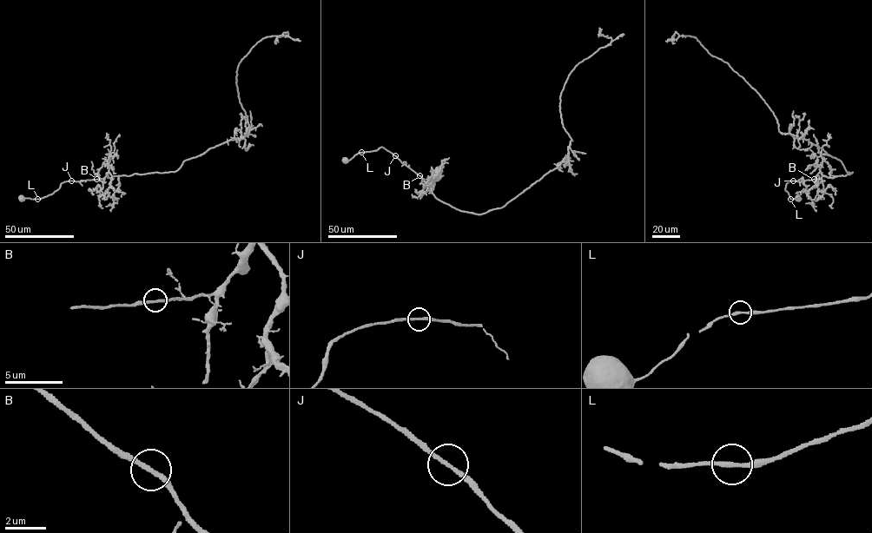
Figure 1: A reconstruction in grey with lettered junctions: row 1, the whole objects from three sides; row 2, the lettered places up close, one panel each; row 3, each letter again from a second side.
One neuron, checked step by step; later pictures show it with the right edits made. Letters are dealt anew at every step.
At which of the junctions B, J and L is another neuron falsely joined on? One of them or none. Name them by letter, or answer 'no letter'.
no letter

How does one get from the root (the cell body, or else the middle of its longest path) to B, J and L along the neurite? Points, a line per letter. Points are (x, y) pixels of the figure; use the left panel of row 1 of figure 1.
B: (22, 199), (40, 199), (51, 194), (65, 181), (96, 179)
J: (22, 199), (40, 199), (52, 194), (62, 182), (71, 180)
L: (22, 199), (37, 199)

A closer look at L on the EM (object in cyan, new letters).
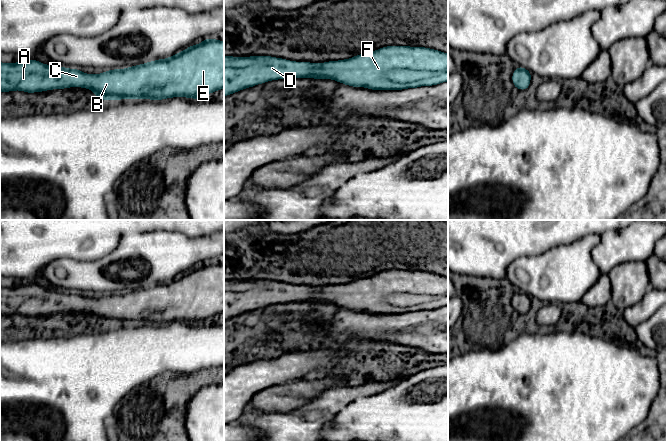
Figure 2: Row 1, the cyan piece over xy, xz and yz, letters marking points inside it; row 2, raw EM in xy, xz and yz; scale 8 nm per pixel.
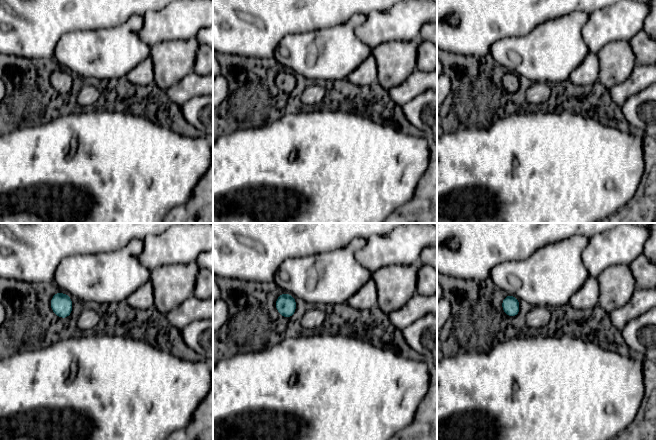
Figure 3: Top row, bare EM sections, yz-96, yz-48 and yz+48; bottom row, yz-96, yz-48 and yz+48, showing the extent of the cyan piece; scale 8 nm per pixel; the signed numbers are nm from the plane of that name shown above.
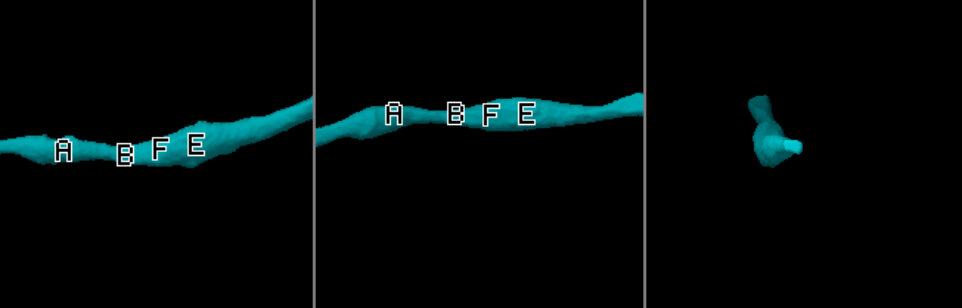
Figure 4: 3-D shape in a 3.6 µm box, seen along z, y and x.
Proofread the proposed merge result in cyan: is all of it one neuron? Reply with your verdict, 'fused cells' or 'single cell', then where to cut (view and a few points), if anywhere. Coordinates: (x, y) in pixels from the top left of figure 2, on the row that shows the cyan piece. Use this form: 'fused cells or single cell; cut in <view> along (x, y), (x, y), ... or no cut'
single cell; no cut

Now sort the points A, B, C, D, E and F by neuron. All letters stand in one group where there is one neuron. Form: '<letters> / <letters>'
A B C D E F

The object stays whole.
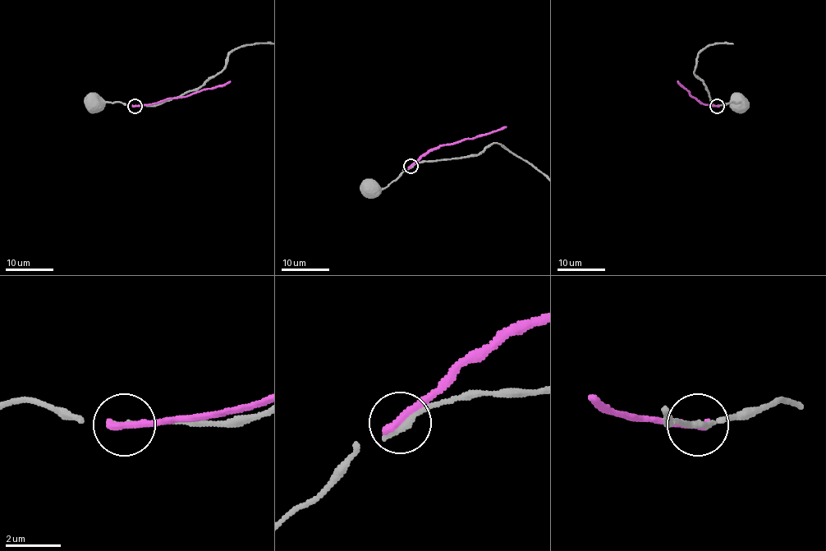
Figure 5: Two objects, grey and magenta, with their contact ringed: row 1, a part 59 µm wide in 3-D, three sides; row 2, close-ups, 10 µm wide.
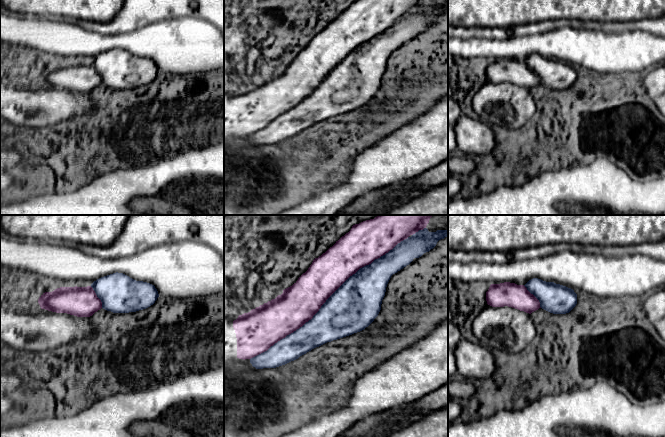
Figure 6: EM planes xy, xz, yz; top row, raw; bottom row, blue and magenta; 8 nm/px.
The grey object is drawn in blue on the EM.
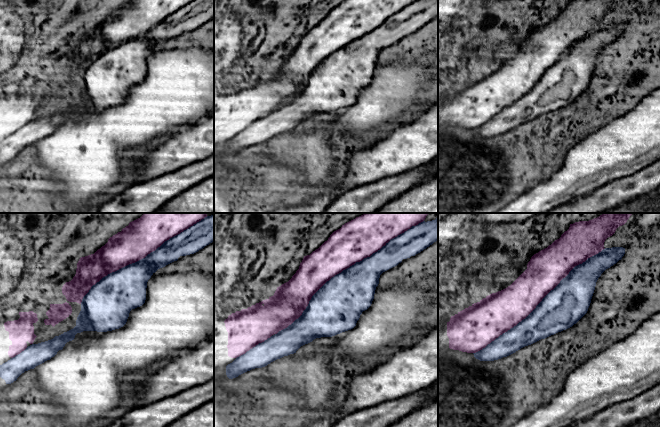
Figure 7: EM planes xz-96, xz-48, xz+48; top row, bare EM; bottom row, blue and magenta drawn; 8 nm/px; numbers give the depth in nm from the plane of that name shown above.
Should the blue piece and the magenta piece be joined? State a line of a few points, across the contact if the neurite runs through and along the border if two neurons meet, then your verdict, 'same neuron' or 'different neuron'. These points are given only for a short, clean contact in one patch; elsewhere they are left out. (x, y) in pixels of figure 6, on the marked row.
different neuron

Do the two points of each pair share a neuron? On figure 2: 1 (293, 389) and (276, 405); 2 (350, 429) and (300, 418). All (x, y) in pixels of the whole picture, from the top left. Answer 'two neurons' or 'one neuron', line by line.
1: one neuron
2: two neurons

